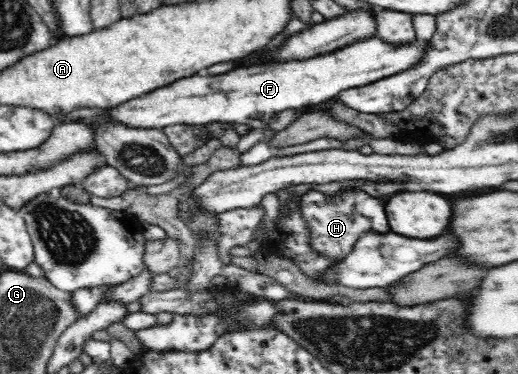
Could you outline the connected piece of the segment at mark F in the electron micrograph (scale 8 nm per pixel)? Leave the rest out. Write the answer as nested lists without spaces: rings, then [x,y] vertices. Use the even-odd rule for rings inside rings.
[[[376,36],[351,47],[343,47],[335,53],[315,55],[306,61],[239,65],[215,77],[193,74],[154,89],[144,96],[107,108],[104,119],[110,125],[124,125],[131,129],[162,129],[179,124],[236,123],[261,128],[270,138],[274,132],[269,131],[268,123],[275,113],[304,106],[314,107],[335,99],[346,89],[369,85],[410,68],[424,50],[410,44],[395,47],[381,42]]]

